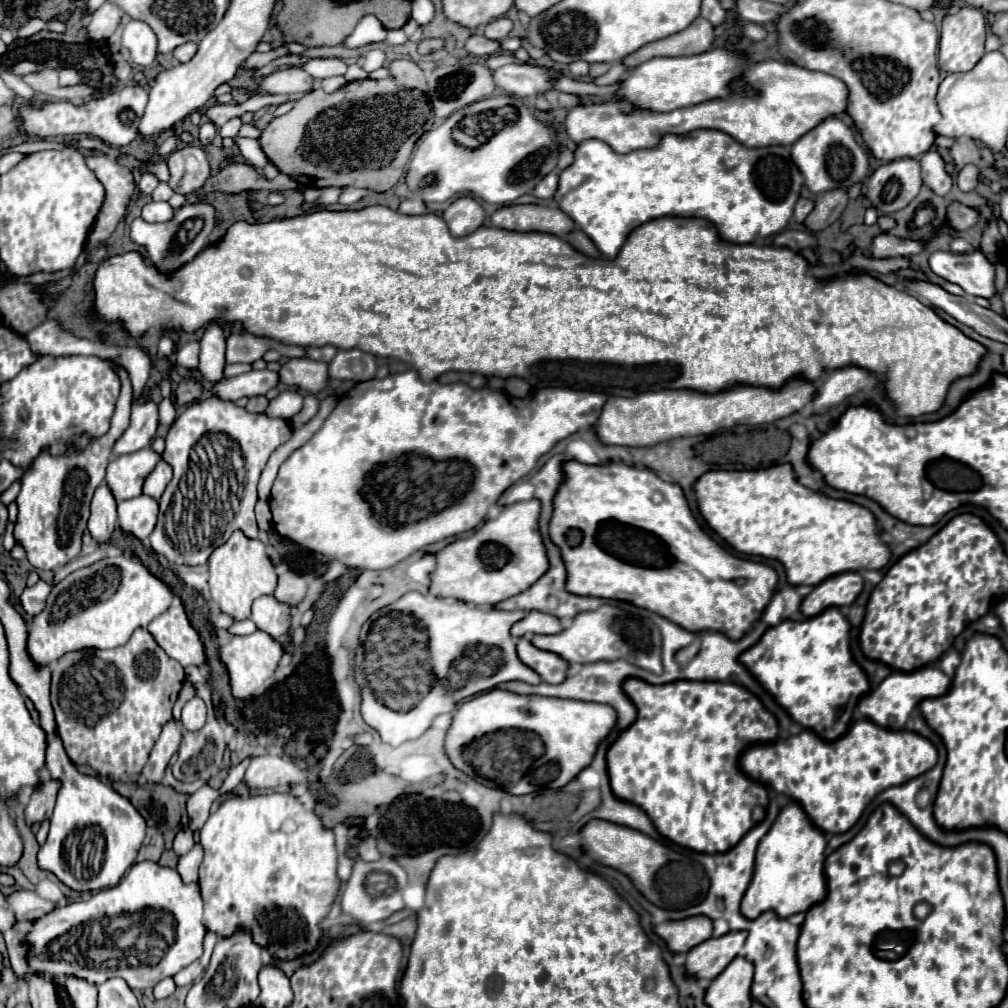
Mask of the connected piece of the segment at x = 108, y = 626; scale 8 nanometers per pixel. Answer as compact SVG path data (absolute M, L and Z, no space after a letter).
M119 555L119 557L101 559L89 567L83 567L71 573L69 577L65 577L53 587L51 595L47 597L45 611L33 617L31 621L27 651L35 663L47 665L59 659L61 655L65 655L67 651L77 651L77 649L87 649L87 647L95 647L95 649L121 647L129 641L129 637L133 635L137 627L147 627L151 619L167 611L171 601L173 601L173 591L161 579L151 575L151 571L137 557Z

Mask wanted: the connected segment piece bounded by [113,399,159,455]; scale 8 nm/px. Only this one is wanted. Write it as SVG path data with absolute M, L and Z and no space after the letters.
M137 399L131 411L131 423L127 431L117 439L113 451L115 455L135 453L151 445L159 425L159 411L151 399Z

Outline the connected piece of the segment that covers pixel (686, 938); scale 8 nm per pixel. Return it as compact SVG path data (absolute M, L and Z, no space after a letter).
M709 917L665 921L655 927L655 933L667 943L667 949L671 953L687 953L691 947L697 947L711 937L713 921Z

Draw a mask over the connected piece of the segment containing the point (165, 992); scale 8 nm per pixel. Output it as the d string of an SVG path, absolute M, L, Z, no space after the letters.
M167 977L167 979L159 981L159 983L155 985L155 989L153 989L155 999L165 999L165 997L169 997L173 991L175 991L175 983L173 983L173 979L171 979L171 977Z

